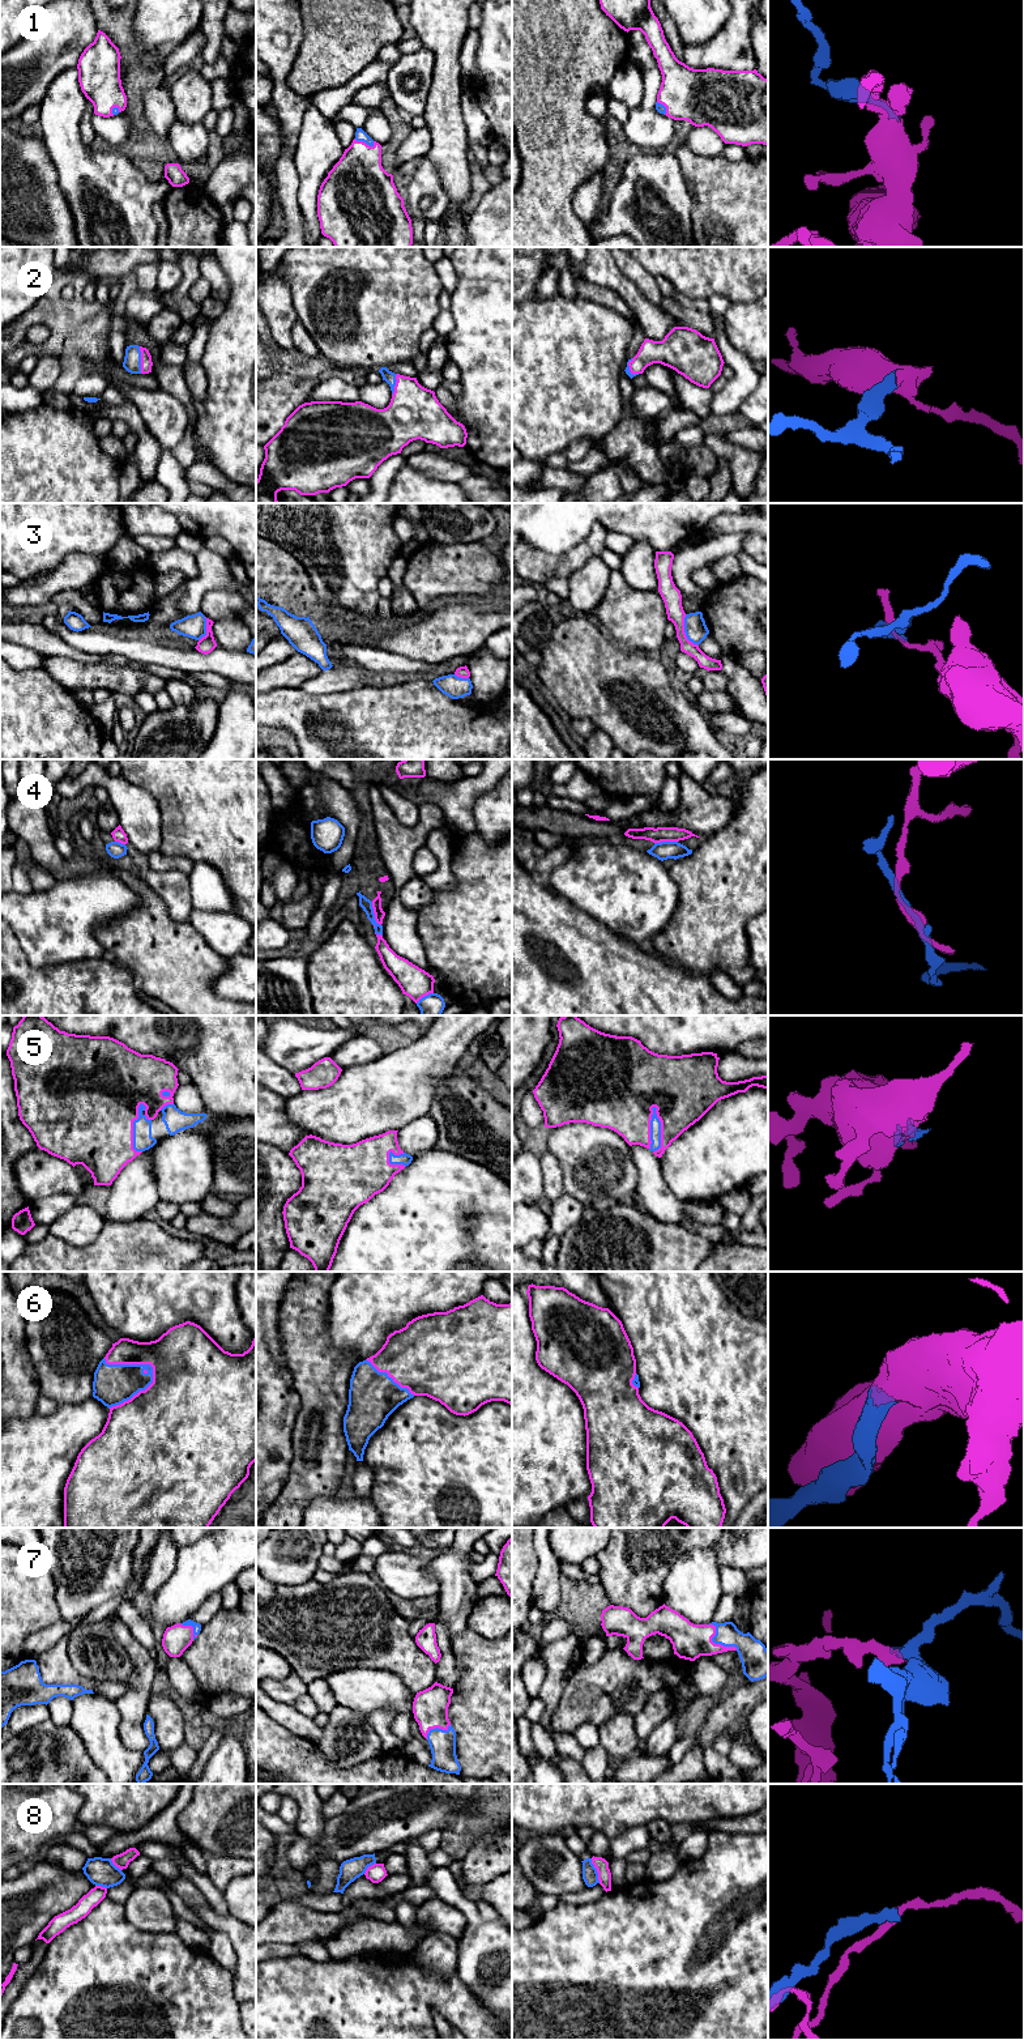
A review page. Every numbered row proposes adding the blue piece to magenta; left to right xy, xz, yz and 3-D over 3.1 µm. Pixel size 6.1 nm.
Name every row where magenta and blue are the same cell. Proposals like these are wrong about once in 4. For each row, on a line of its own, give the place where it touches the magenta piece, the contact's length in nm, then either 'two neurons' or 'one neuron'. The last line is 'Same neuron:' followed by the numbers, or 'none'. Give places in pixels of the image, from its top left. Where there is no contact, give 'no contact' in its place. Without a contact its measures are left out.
1: meets magenta in xz at (365, 143); contact 130 nm long; one neuron
2: meets magenta in xy at (141, 360); contact 170 nm long; one neuron
3: meets magenta in yz at (683, 631); contact 220 nm long; two neurons
4: meets magenta in xz at (374, 912); contact 160 nm long; one neuron
5: meets magenta in yz at (661, 1129); contact 280 nm long; one neuron
6: meets magenta in xy at (140, 1391); contact 380 nm long; one neuron
7: meets magenta in yz at (716, 1644); contact 240 nm long; one neuron
8: meets magenta in yz at (597, 1870); contact 160 nm long; two neurons
Same neuron: 1, 2, 4, 5, 6, 7

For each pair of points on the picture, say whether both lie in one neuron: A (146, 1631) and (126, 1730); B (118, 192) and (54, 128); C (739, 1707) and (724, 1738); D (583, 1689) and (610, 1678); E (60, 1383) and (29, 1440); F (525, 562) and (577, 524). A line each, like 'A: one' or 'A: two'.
A: two
B: one
C: two
D: one
E: two
F: two

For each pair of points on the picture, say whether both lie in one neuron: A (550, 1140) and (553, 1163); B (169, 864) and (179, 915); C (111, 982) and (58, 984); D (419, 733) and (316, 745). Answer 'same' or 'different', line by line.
A: different
B: different
C: same
D: same

